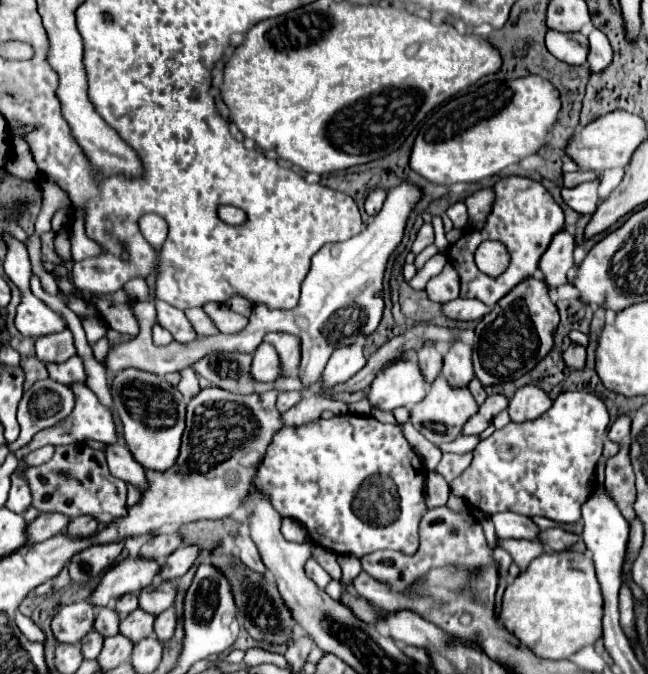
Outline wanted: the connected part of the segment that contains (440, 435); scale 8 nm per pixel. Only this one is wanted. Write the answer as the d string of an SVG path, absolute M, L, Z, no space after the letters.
M438 376L438 380L430 386L430 392L428 396L414 406L412 410L412 416L410 416L410 422L416 430L422 432L422 436L430 442L454 442L460 434L462 434L462 428L464 424L478 412L478 404L476 400L472 398L472 394L468 392L468 388L450 388L448 382Z

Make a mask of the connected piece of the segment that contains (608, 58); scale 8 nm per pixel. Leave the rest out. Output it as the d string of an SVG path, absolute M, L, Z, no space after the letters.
M594 28L588 34L590 40L590 54L588 54L588 64L592 72L600 72L604 70L610 62L612 62L612 48L608 38L604 36L604 32L600 32L598 28Z

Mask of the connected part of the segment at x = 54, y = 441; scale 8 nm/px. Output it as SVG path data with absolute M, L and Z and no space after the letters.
M74 382L74 384L70 384L70 388L72 388L74 400L76 400L72 412L70 412L64 420L60 420L60 424L36 432L36 436L34 436L24 448L20 448L20 450L16 452L18 458L22 458L24 454L28 454L28 452L32 452L32 450L36 450L36 448L42 448L42 446L46 446L46 444L58 446L58 444L72 444L72 442L84 442L84 440L98 440L98 442L106 442L106 444L116 442L114 420L112 420L110 410L104 408L104 406L98 402L96 394L94 394L84 382Z

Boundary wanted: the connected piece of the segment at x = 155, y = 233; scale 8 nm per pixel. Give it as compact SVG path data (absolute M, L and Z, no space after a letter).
M146 214L142 220L140 220L140 230L144 234L144 238L150 242L150 246L158 252L166 240L166 224L160 216L156 214Z

